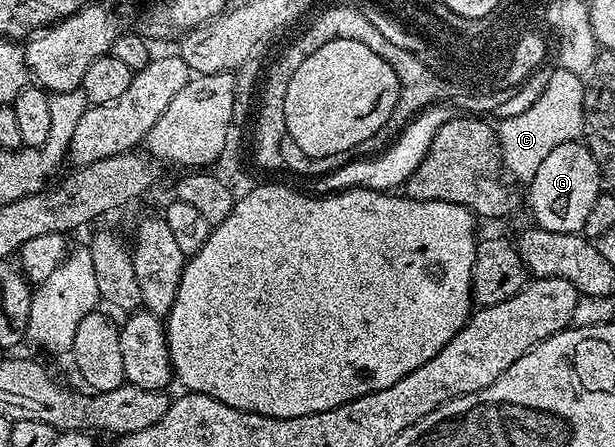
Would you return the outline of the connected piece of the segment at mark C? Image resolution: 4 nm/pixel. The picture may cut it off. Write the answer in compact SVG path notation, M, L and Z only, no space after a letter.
M561 67L550 70L544 90L537 95L531 107L519 114L505 116L497 125L499 156L504 170L507 169L522 183L529 183L537 175L537 167L561 143L579 141L583 136L583 85L584 78Z

